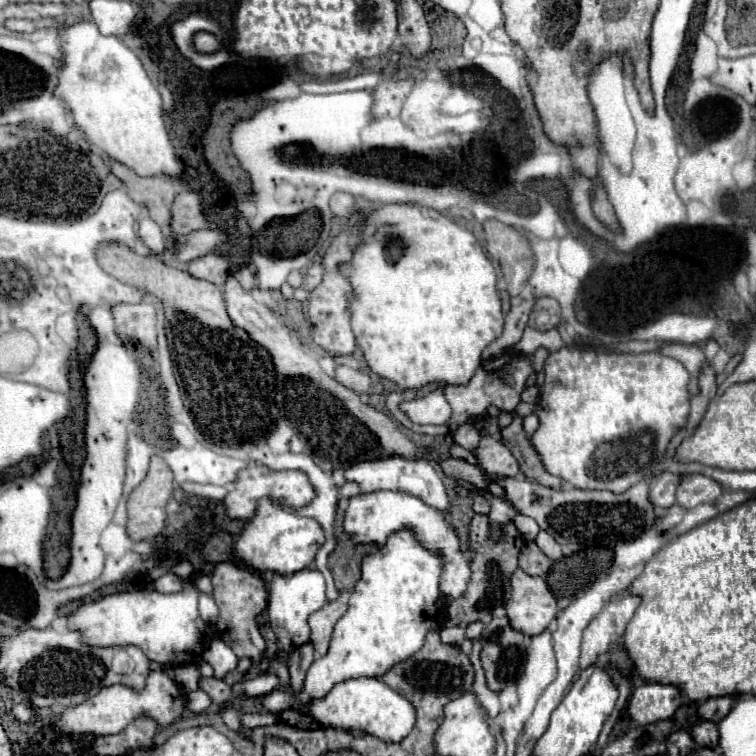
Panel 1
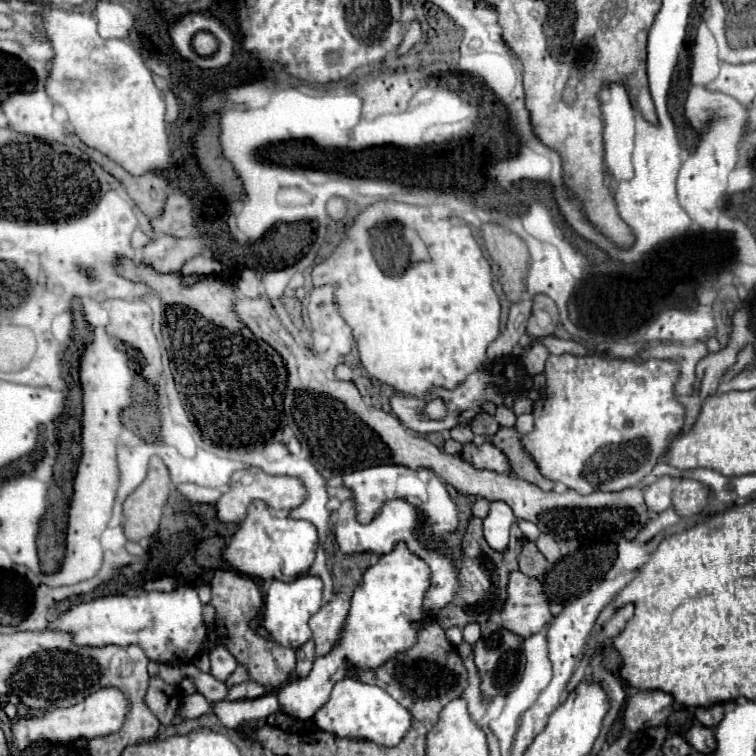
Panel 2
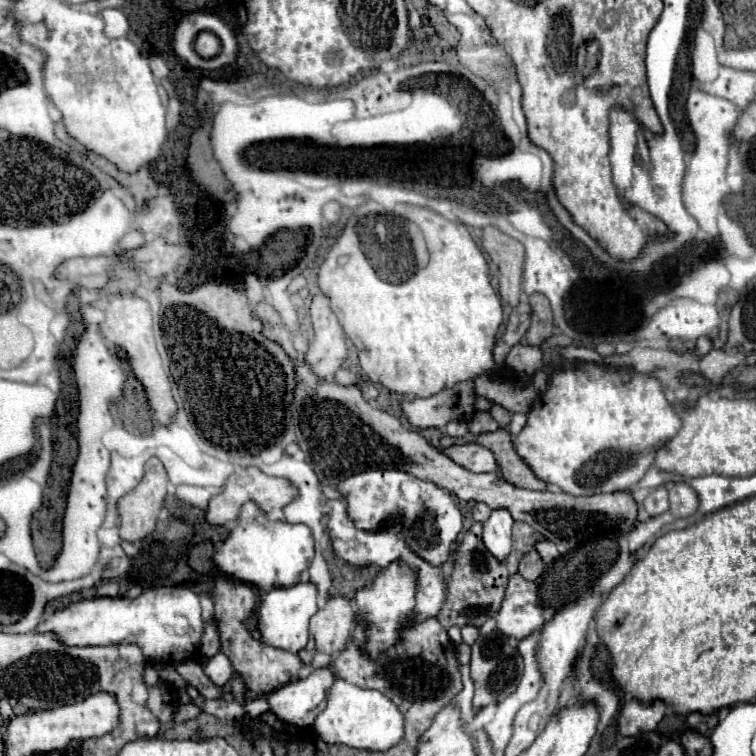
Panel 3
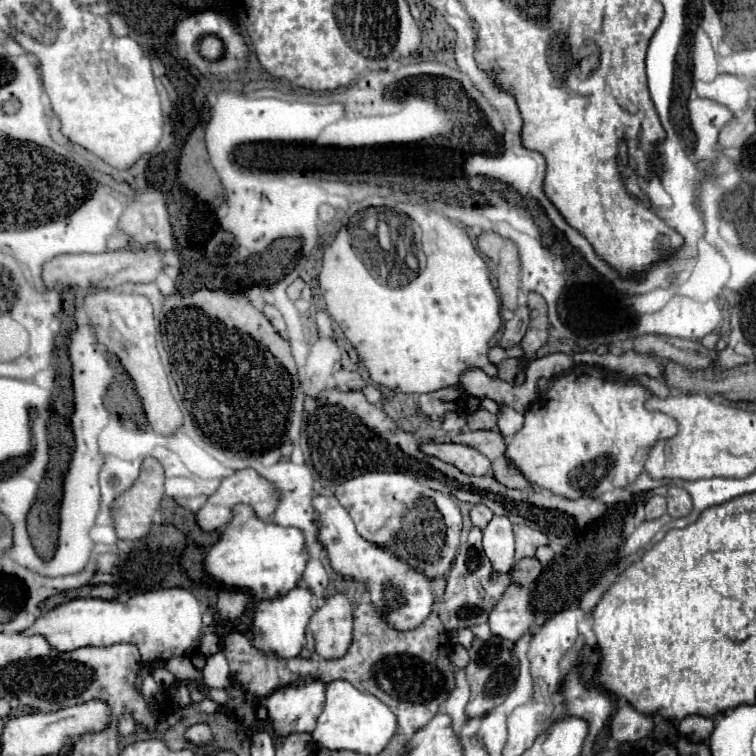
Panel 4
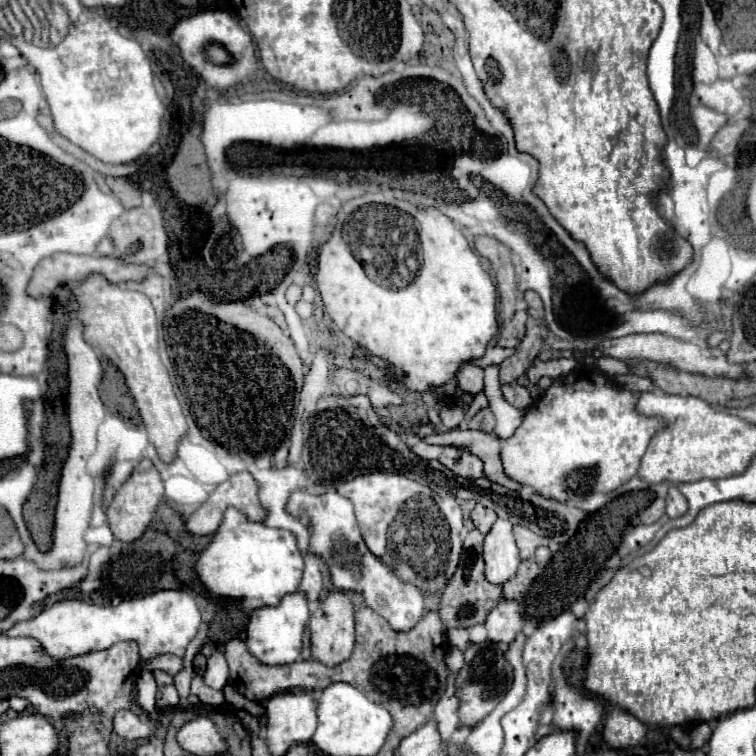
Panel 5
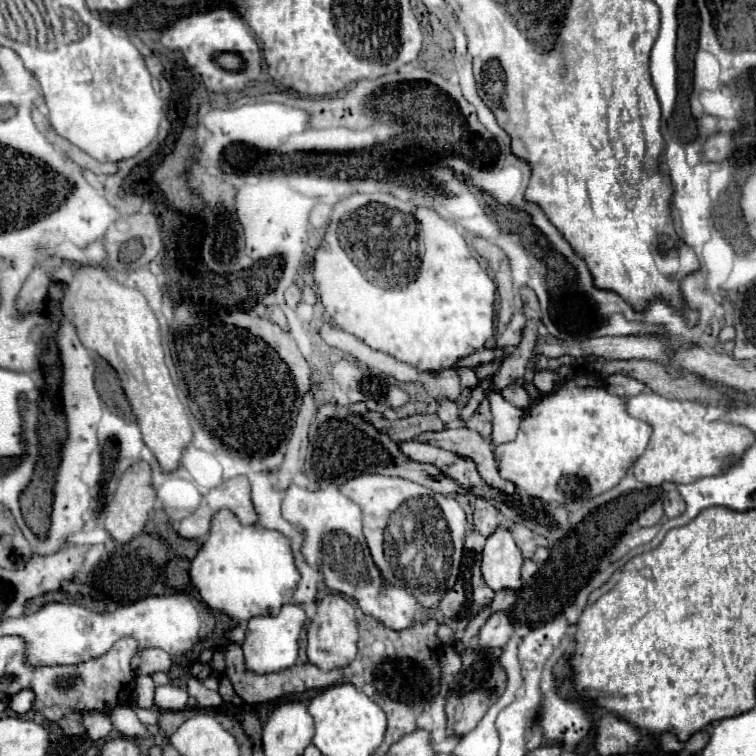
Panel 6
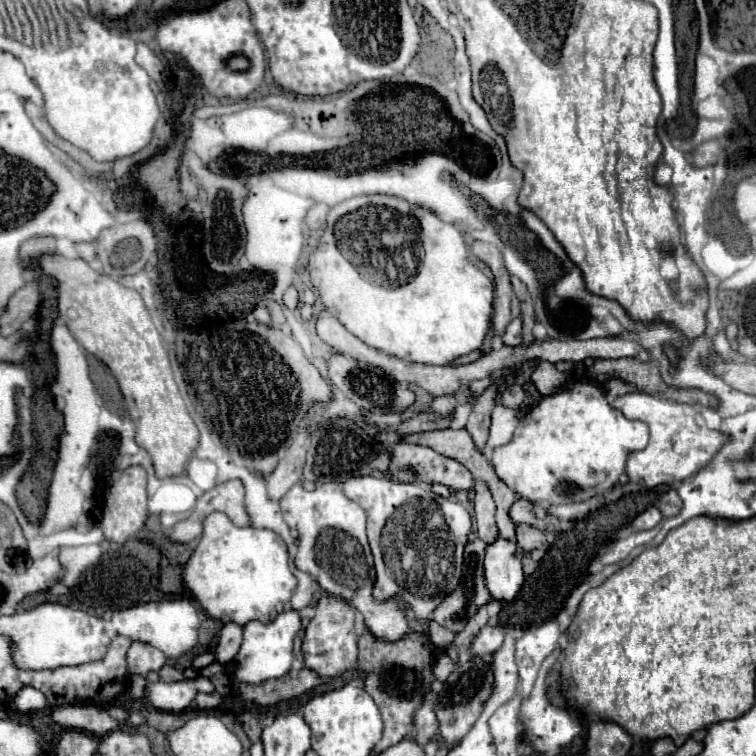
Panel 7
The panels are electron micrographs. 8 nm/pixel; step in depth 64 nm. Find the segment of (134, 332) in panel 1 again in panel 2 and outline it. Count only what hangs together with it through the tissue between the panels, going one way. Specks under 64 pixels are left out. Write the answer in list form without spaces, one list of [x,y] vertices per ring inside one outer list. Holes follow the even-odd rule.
[[[110,300],[110,336],[128,342],[144,356],[142,376],[158,386],[162,372],[160,348],[156,348],[156,336],[152,332],[152,310],[144,300]]]

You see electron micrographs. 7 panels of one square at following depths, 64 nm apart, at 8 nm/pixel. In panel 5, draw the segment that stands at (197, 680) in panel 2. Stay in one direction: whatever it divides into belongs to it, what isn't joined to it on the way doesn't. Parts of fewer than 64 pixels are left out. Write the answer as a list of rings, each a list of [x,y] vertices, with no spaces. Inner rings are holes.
[[[162,654],[162,656],[156,656],[156,658],[152,658],[152,660],[146,660],[144,662],[144,668],[146,670],[156,670],[156,668],[160,668],[160,670],[164,670],[164,672],[168,672],[168,674],[178,674],[182,668],[184,668],[184,664],[182,664],[182,658],[178,658],[178,656],[172,656],[172,654]]]

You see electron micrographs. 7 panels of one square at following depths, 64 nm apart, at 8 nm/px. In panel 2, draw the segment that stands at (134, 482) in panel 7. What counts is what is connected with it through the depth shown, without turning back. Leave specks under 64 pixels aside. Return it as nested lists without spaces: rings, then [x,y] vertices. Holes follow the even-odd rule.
[[[154,456],[146,480],[124,502],[124,534],[132,542],[150,538],[158,532],[162,510],[170,494],[170,472],[166,464]]]

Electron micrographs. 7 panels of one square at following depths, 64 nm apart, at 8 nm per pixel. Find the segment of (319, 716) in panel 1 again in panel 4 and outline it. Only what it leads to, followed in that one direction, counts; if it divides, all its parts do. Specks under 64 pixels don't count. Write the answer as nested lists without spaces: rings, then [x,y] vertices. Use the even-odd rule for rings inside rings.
[[[334,680],[326,690],[326,706],[318,718],[312,738],[328,750],[352,750],[360,754],[380,754],[398,730],[394,712],[376,696],[356,690],[346,680]]]

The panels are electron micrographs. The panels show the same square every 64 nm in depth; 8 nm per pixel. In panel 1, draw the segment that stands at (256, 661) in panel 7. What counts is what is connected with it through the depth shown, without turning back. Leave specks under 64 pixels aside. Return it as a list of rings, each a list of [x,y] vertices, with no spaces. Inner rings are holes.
[[[304,568],[300,572],[294,572],[290,576],[272,574],[270,580],[270,596],[268,596],[268,620],[270,628],[274,630],[276,638],[280,640],[284,650],[294,650],[310,640],[310,626],[308,616],[316,610],[320,610],[326,604],[326,582],[320,570]]]

